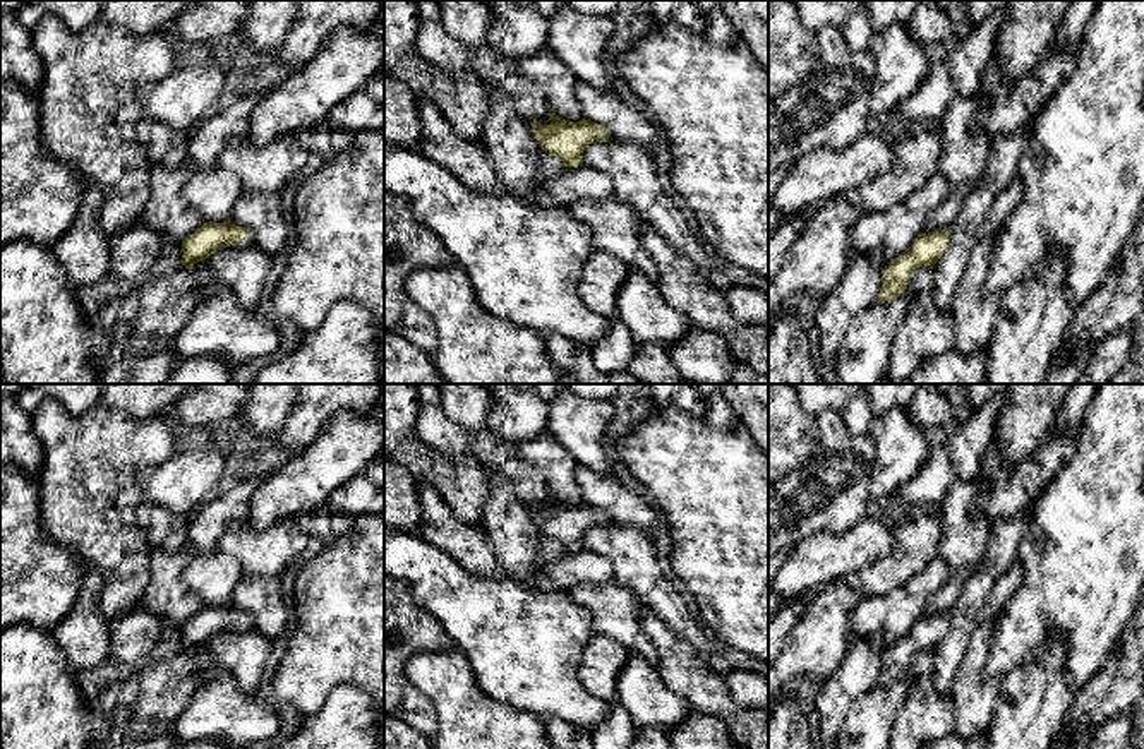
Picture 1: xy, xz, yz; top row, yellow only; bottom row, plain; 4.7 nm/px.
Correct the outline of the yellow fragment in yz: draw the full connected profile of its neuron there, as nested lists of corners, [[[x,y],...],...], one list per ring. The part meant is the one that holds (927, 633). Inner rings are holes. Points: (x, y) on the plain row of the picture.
[[[952,610],[921,617],[912,629],[882,653],[882,670],[876,687],[890,686],[904,677],[919,651],[931,651],[947,636]]]

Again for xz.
[[[549,495],[549,509],[530,506],[539,530],[557,540],[566,552],[583,550],[583,535],[588,528],[607,526],[611,516],[590,504],[566,506]]]

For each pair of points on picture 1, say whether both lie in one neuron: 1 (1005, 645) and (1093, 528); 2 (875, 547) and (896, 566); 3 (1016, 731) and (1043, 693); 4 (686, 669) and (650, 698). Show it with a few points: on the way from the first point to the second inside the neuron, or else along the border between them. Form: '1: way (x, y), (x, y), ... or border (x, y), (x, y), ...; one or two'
1: way (1035, 616), (1088, 557); one
2: border (896, 528), (892, 547), (882, 557), (849, 573); two
3: way (1024, 722), (1035, 701); one
4: border (661, 671), (666, 684), (681, 695), (692, 710); two

